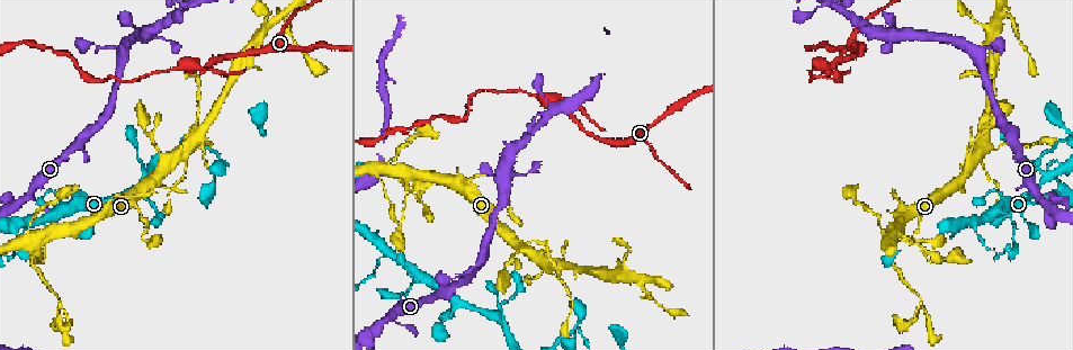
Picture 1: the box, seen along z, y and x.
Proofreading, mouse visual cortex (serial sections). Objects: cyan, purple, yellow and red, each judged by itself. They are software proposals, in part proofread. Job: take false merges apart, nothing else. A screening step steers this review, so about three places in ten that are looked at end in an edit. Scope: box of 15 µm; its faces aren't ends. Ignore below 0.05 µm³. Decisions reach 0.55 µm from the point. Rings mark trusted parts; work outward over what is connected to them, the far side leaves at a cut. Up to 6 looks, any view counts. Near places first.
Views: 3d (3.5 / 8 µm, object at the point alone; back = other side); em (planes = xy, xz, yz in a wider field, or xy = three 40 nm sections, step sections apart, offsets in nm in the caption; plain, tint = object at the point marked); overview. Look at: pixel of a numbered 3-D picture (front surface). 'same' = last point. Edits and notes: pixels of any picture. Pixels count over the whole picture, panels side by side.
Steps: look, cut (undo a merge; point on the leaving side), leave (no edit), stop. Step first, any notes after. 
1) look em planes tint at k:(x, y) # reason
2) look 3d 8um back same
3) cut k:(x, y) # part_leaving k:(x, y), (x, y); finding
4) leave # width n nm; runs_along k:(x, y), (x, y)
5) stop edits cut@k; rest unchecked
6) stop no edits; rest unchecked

look 3d 3.5um at 1:(634, 276) # two arms in line, one across

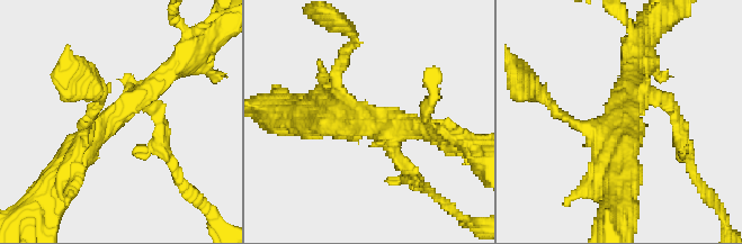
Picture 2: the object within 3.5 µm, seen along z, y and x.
look em xy step 2 tint at 2:(117, 113)

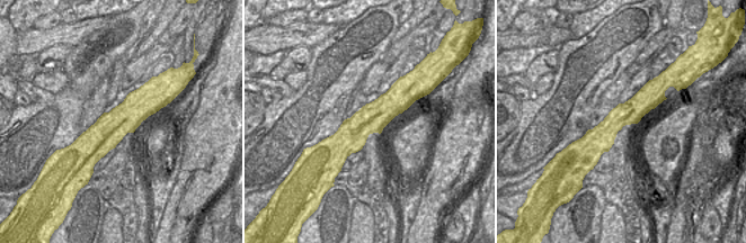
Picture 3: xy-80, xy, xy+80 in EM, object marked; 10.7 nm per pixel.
leave # width 320 nm; runs_along 2:(68, 170), (133, 93), (158, 115); one cell here

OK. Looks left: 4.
look 3d 3.5um at 1:(199, 108) # thin neck

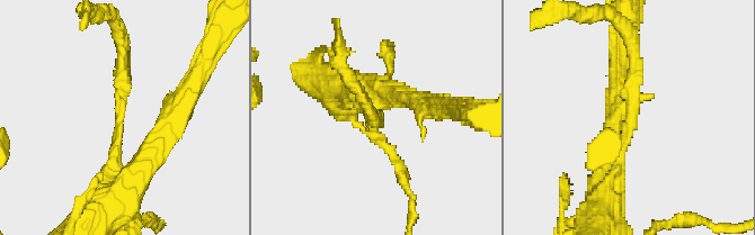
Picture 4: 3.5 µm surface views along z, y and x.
look em planes tint at 4:(117, 115) # arm_widths 150, 200 nm; now the EM

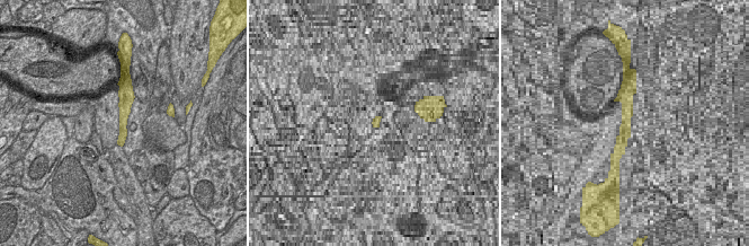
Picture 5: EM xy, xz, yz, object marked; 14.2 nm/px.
leave # runs_along 4:(604, 187), (630, 132), (632, 38); continuous, no second cell

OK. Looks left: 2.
look 3d 3.5um at 1:(405, 175) # arms part here

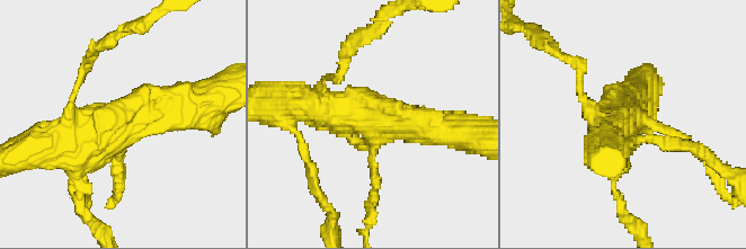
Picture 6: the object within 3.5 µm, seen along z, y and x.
look em xy step 1 tint at 6:(126, 120)

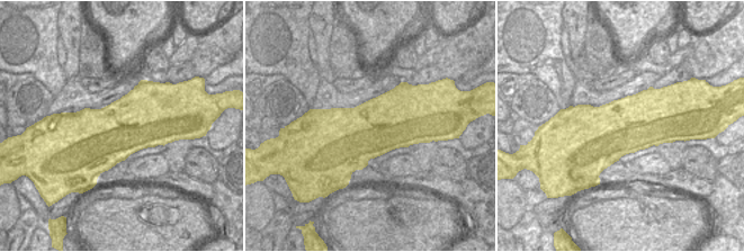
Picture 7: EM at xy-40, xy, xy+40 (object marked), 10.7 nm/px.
leave # runs_along 6:(196, 103), (62, 141); one cell here

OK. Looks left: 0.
stop no edits; rest unchecked

